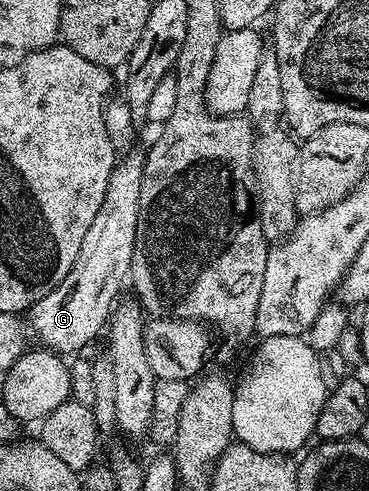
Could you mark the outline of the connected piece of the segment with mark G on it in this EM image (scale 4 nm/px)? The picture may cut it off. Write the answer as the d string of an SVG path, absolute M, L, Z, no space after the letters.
M125 152L117 160L110 183L106 183L106 199L102 199L102 207L98 207L94 223L90 223L86 236L82 238L78 259L74 259L74 267L70 267L66 279L62 279L50 295L42 295L38 303L26 310L26 325L35 340L37 337L41 346L61 355L79 354L83 345L90 344L99 331L101 334L121 296L120 288L126 285L132 268L144 174L145 154L136 152Z

